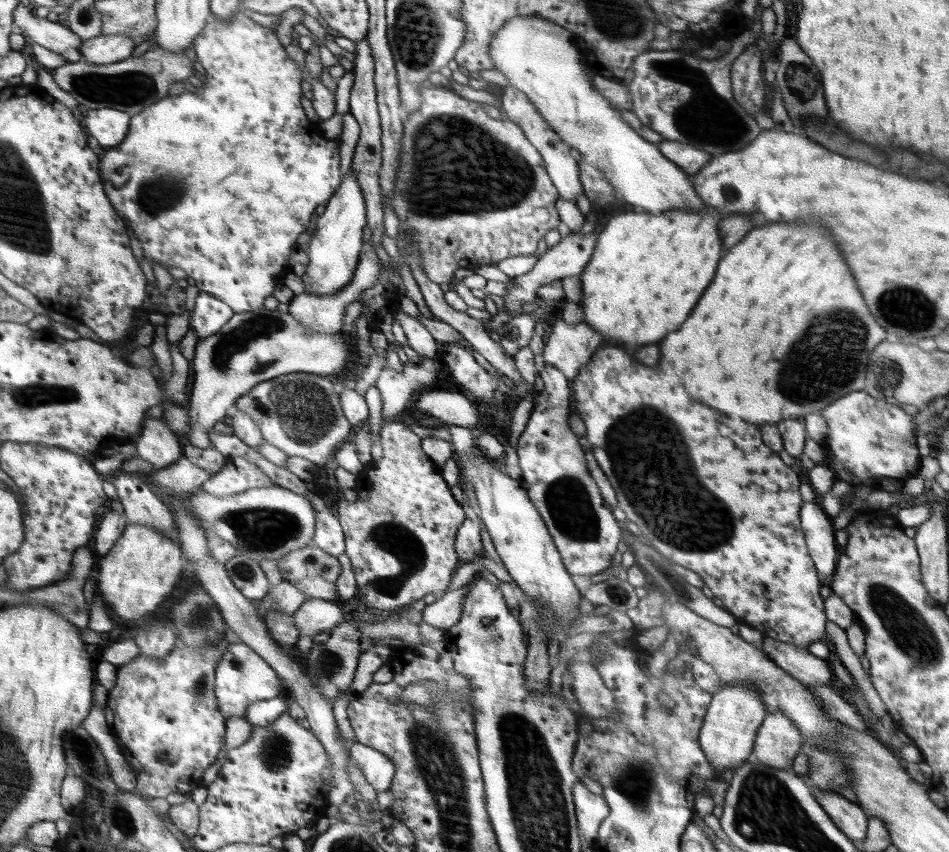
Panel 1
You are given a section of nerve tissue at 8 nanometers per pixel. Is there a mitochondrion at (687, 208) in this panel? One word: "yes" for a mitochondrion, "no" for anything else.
no

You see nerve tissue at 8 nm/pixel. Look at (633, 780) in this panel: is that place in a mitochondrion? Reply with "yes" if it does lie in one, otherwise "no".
yes

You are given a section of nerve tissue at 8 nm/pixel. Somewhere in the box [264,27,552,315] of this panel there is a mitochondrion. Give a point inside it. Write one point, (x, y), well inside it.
(446, 150)

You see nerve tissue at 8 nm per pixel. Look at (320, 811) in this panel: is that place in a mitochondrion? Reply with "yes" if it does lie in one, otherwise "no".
no

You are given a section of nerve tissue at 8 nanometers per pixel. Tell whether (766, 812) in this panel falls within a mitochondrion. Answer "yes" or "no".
yes

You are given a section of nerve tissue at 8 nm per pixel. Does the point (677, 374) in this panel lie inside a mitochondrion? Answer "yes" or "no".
no

